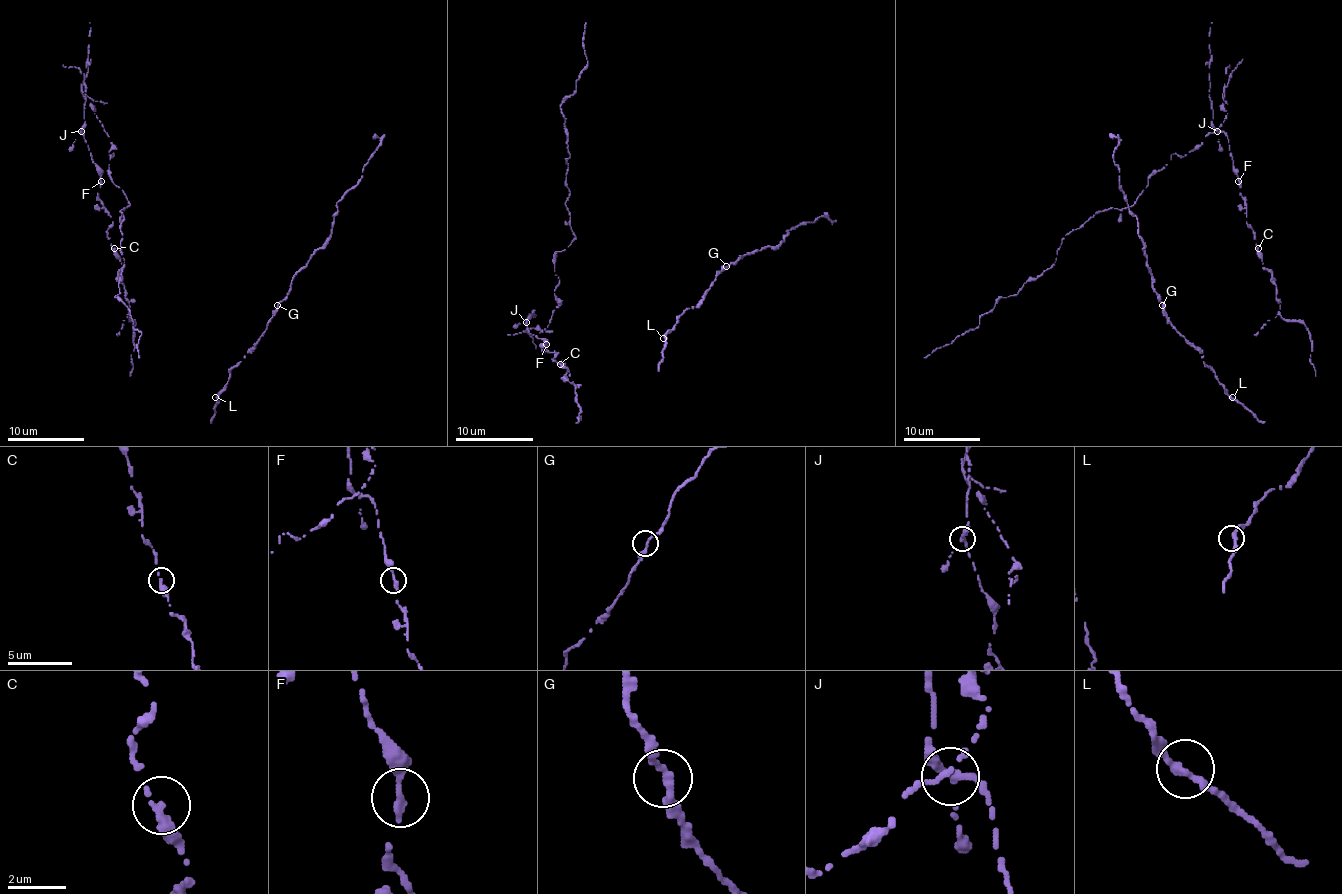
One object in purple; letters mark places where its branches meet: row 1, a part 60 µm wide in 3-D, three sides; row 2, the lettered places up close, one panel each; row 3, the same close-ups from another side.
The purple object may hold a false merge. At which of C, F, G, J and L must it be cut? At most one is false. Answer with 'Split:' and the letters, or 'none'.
Split: none

